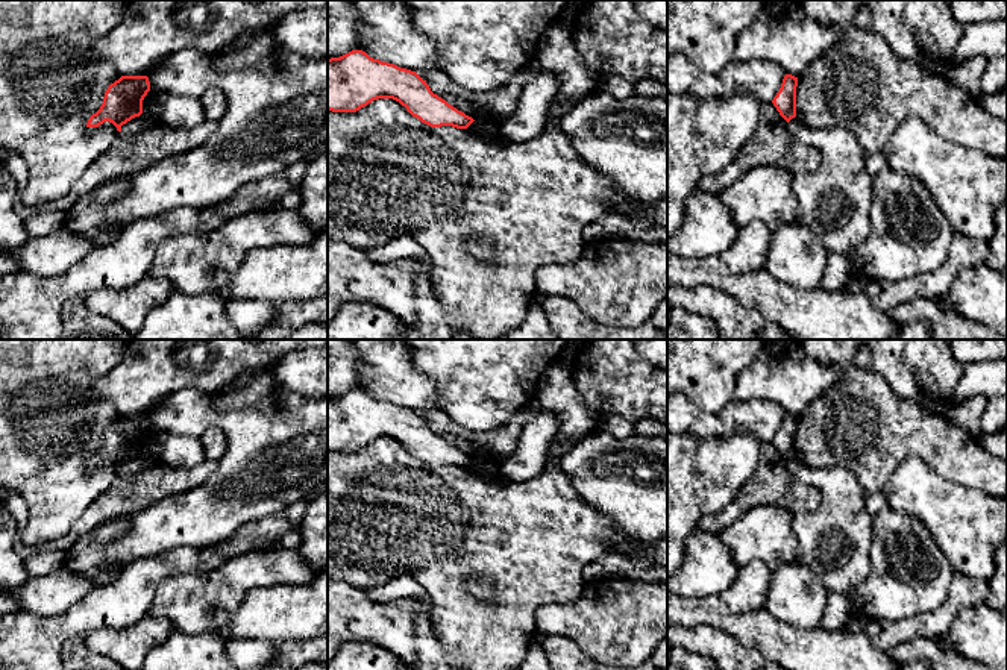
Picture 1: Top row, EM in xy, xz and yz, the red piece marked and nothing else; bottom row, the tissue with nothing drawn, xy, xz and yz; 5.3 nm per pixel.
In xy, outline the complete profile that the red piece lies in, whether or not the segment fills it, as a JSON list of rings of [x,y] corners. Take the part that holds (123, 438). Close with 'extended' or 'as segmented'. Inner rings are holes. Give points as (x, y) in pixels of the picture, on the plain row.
[[[121,415],[108,426],[100,449],[89,456],[86,467],[109,461],[121,471],[123,464],[143,453],[143,440],[149,430],[147,415]]] | as segmented

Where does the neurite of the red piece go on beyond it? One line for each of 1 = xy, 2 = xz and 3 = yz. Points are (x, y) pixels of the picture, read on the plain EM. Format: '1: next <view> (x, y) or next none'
1: next none
2: next none
3: next none

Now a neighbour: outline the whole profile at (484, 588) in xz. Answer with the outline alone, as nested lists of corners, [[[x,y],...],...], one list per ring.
[[[472,576],[464,584],[467,591],[479,600],[490,602],[496,597],[496,584],[488,578]]]

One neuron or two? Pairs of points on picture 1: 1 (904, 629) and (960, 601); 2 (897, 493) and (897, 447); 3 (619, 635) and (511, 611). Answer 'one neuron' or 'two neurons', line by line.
1: one neuron
2: two neurons
3: two neurons

